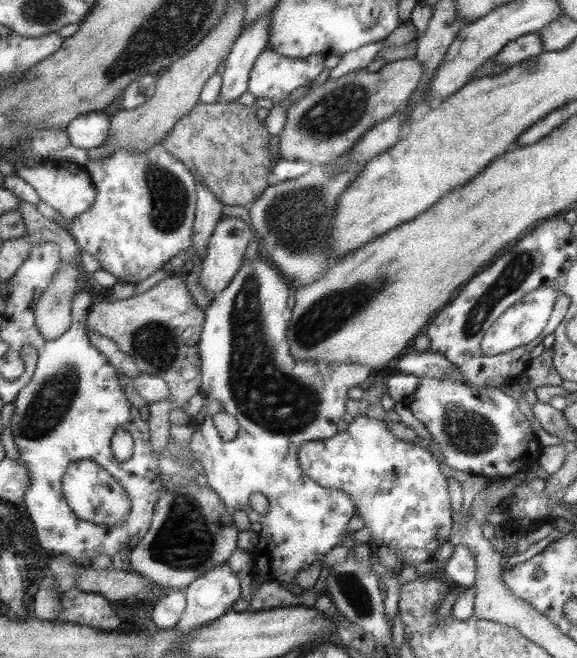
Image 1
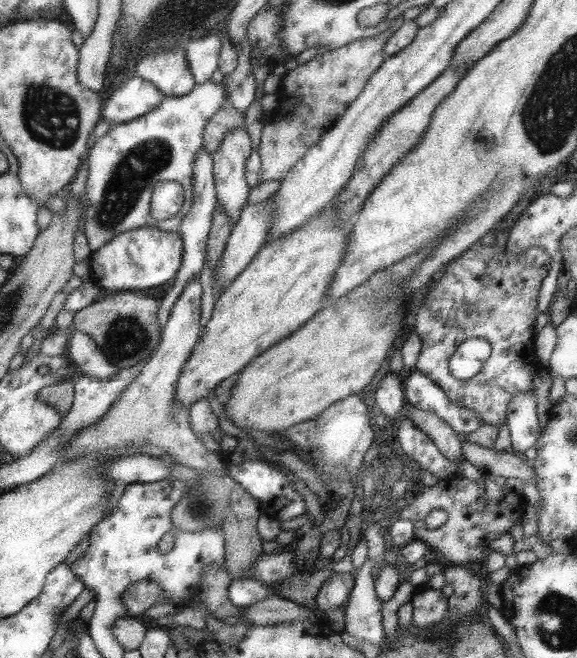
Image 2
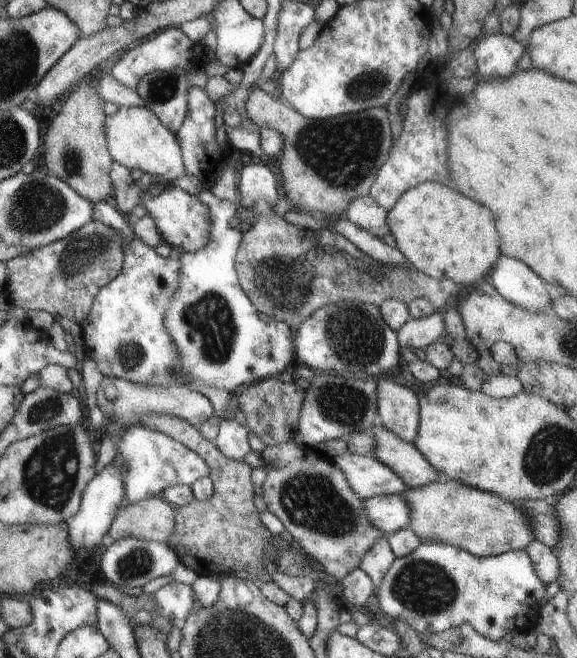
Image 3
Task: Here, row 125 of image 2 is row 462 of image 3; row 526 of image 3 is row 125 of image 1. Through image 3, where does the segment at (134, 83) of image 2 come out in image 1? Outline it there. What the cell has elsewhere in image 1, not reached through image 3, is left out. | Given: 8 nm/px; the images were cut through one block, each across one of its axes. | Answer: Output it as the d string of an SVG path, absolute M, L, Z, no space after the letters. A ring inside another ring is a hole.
M103 112L77 116L65 128L69 146L79 148L79 150L85 150L85 152L101 146L105 142L105 138L109 136L109 120L111 118L107 118Z

